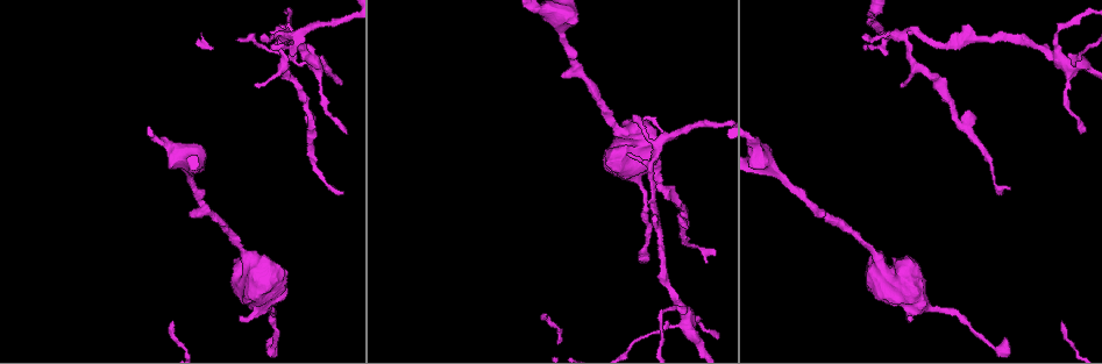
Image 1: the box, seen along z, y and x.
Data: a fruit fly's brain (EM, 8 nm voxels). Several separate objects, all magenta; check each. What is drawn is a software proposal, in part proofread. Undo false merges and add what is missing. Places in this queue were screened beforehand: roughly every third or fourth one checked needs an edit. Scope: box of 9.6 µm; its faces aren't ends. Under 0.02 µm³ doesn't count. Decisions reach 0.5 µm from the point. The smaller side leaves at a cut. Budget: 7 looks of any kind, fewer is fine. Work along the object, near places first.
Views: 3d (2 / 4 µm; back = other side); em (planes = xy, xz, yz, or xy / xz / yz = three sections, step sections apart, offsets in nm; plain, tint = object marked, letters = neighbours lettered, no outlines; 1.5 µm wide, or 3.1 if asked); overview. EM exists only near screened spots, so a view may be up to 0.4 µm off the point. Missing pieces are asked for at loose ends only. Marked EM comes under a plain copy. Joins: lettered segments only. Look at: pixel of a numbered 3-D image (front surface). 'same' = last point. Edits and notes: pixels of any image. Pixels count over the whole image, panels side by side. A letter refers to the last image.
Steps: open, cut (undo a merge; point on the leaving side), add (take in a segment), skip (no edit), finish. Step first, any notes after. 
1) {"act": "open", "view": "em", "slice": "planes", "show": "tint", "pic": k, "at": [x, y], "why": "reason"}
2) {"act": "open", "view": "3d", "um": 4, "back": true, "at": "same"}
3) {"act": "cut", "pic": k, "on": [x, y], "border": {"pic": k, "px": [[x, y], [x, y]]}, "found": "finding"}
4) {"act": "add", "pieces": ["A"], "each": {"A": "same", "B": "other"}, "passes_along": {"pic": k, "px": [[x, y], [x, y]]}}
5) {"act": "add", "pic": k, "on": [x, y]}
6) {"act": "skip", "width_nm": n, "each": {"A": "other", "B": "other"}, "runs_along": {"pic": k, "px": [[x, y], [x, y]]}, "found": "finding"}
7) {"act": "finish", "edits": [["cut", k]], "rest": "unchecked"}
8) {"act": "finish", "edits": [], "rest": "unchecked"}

{"act": "open", "view": "3d", "um": 2, "pic": 1, "at": [647, 257], "why": "end of a long branch"}

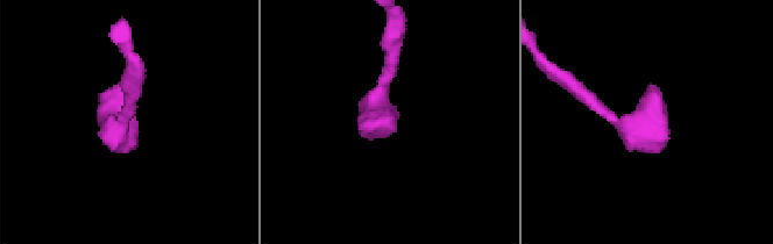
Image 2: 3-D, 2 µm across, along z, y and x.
{"act": "open", "view": "em", "slice": "yz", "step": 8, "show": "letters", "pic": 2, "at": [116, 86]}

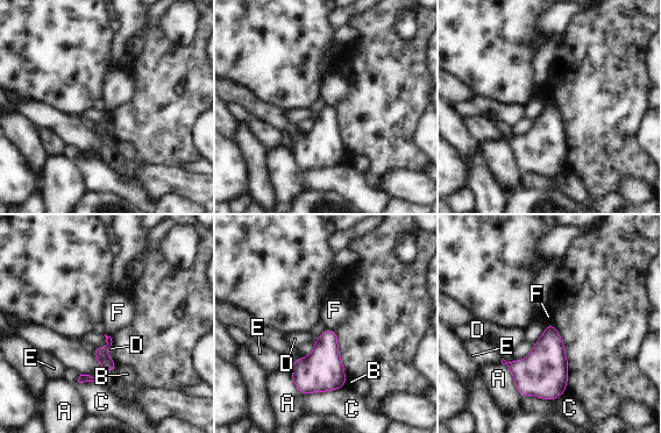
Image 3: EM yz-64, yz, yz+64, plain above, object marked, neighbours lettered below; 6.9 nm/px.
{"act": "open", "view": "em", "slice": "planes", "show": "letters", "at": "same", "why": "cut it another way"}

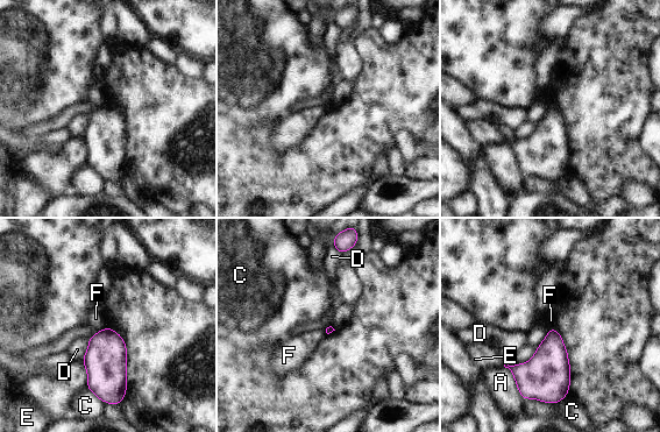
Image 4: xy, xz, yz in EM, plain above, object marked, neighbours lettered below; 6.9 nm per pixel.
{"act": "skip", "each": {"A": "other", "C": "other", "D": "other", "E": "other", "F": "other"}, "border": {"pic": 4, "px": [[106, 326], [101, 330]]}, "found": "none of them fits"}

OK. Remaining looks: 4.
{"act": "open", "view": "em", "slice": "planes", "show": "letters", "pic": 1, "at": [259, 38], "why": "an open end"}

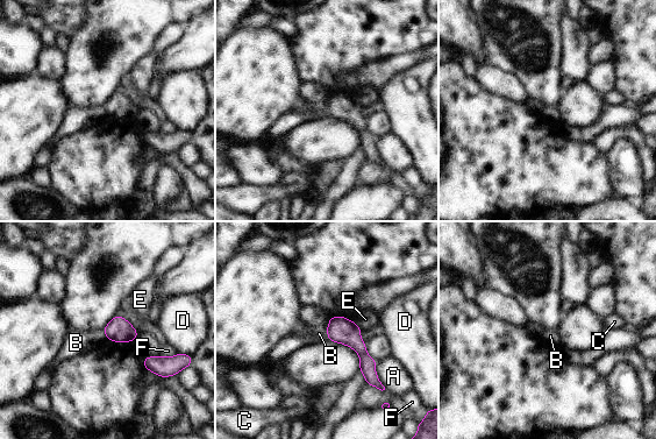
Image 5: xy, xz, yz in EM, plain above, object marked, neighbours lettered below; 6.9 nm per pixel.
{"act": "skip", "longest_contact_nm": ["A", 220], "each": {"A": "other", "B": "other", "C": "other", "D": "other", "E": "other", "F": "other"}, "found": "no lettered segment goes on from it"}

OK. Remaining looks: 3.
{"act": "open", "view": "3d", "um": 2, "pic": 1, "at": [346, 133], "why": "free end"}

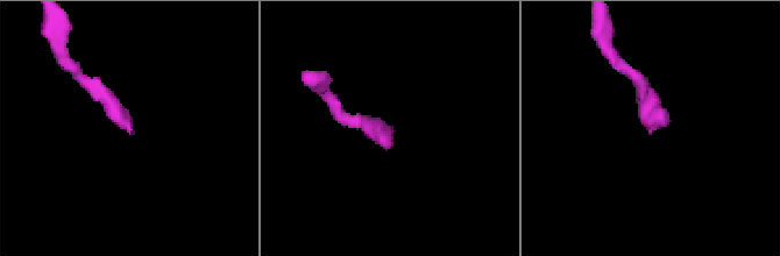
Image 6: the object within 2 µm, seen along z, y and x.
{"act": "open", "view": "em", "slice": "planes", "show": "letters", "pic": 6, "at": [390, 127], "why": "shape alone is not enough"}

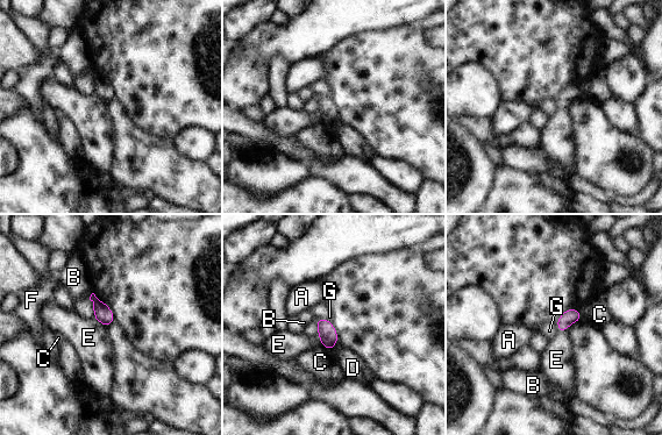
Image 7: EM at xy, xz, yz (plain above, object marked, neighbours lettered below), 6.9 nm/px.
{"act": "skip", "each": {"A": "other", "B": "other", "C": "other", "D": "other", "E": "other", "F": "other", "G": "other"}, "border": {"pic": 7, "px": [[317, 318], [326, 318], [329, 321]]}, "found": "none of them fits"}

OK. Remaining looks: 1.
{"act": "finish", "edits": [], "rest": "unchecked"}

